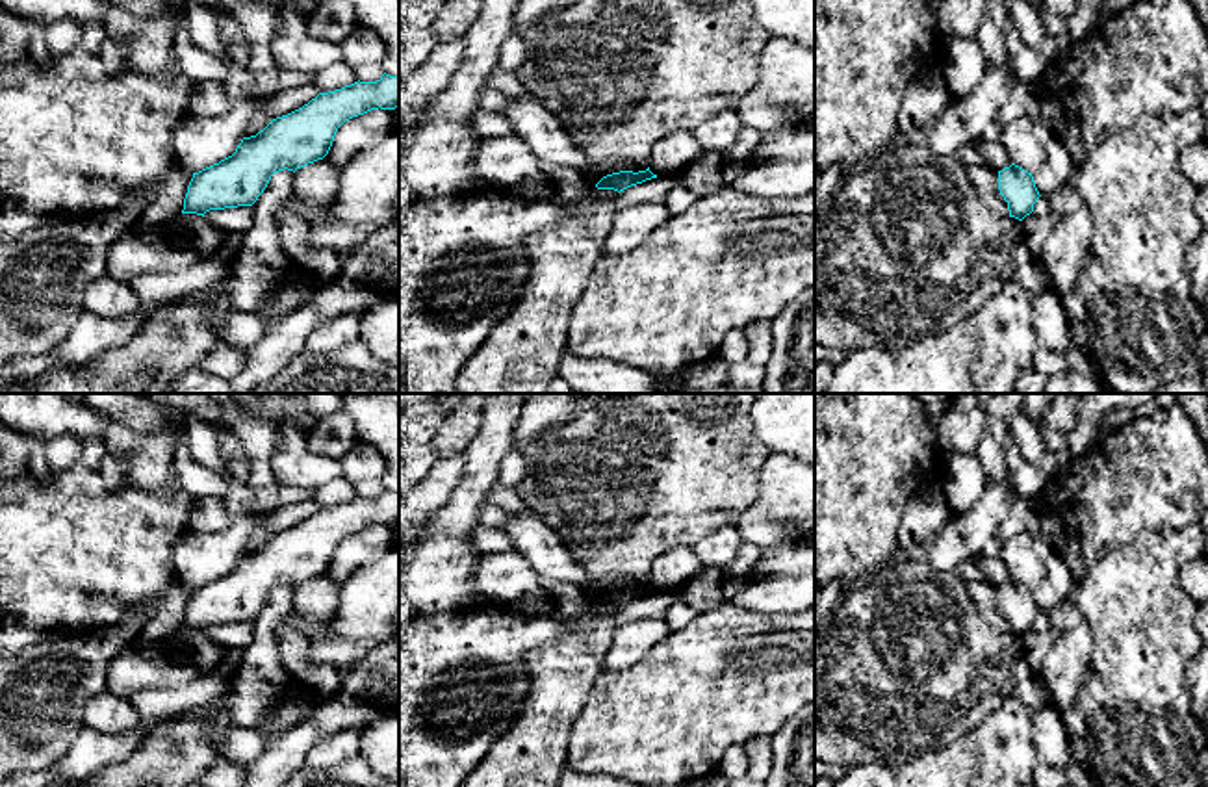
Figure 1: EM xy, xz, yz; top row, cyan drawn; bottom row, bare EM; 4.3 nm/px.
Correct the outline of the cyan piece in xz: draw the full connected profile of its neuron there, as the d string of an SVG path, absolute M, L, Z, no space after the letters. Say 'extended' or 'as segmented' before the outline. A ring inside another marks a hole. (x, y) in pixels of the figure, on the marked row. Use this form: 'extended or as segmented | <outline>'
extended | M609 161L607 169L610 173L596 184L598 189L614 189L620 193L631 186L657 178L657 174L649 171L649 167L646 171L633 173L623 163Z

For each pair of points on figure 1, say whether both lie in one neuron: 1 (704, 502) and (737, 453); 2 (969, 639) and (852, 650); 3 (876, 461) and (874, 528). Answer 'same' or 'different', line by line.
1: same
2: same
3: same

